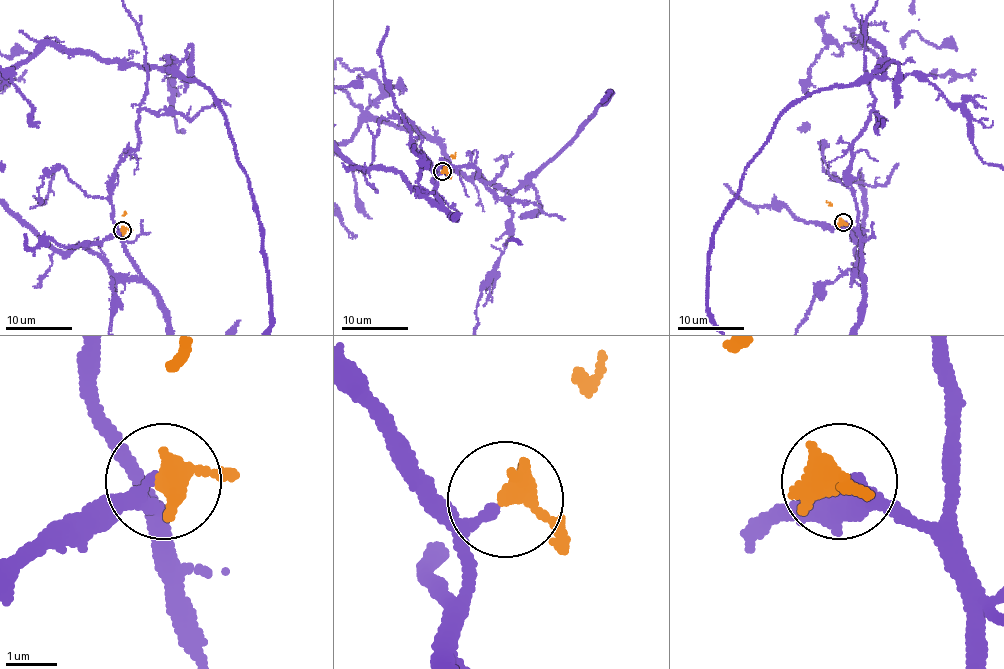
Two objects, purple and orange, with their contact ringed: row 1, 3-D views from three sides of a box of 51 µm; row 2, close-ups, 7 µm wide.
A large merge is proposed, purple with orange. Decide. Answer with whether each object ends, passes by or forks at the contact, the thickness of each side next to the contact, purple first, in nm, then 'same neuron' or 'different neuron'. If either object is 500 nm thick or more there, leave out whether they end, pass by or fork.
150 nm thick on the purple side, 500 nm on the other; same neuron

